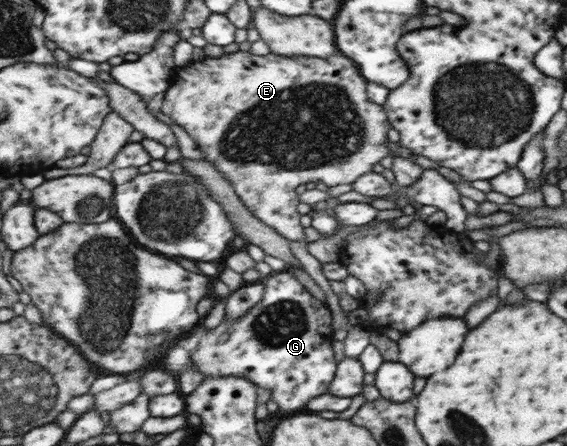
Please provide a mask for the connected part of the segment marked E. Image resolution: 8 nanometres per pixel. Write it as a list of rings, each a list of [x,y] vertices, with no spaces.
[[[238,50],[233,53],[224,53],[217,58],[207,57],[201,61],[194,61],[186,67],[178,67],[175,73],[175,82],[164,95],[161,111],[194,139],[198,148],[205,154],[207,161],[225,173],[225,180],[233,187],[234,193],[244,204],[244,207],[255,218],[276,230],[288,241],[303,240],[303,230],[301,230],[299,216],[295,210],[295,204],[297,204],[295,188],[299,184],[323,182],[327,187],[337,186],[337,184],[351,184],[356,181],[357,177],[371,172],[371,164],[377,164],[383,156],[389,154],[389,150],[383,150],[385,148],[385,134],[387,134],[390,124],[387,122],[388,118],[385,118],[384,107],[377,103],[373,104],[372,100],[365,98],[365,80],[359,76],[356,63],[340,54],[327,58],[288,57],[271,52],[264,56],[257,56],[249,53],[249,51]]]

